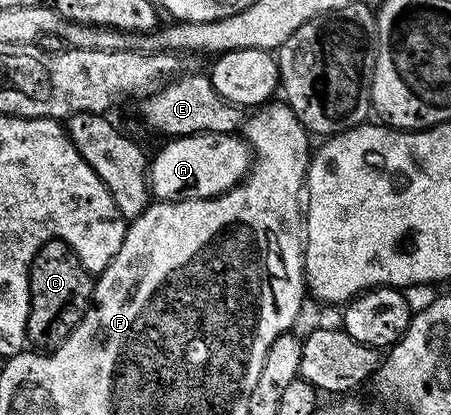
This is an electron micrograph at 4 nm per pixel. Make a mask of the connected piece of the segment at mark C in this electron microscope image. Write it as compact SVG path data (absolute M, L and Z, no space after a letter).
M51 240L42 245L30 262L30 314L28 315L28 344L36 350L57 348L82 322L92 307L94 276L78 258L70 245Z

